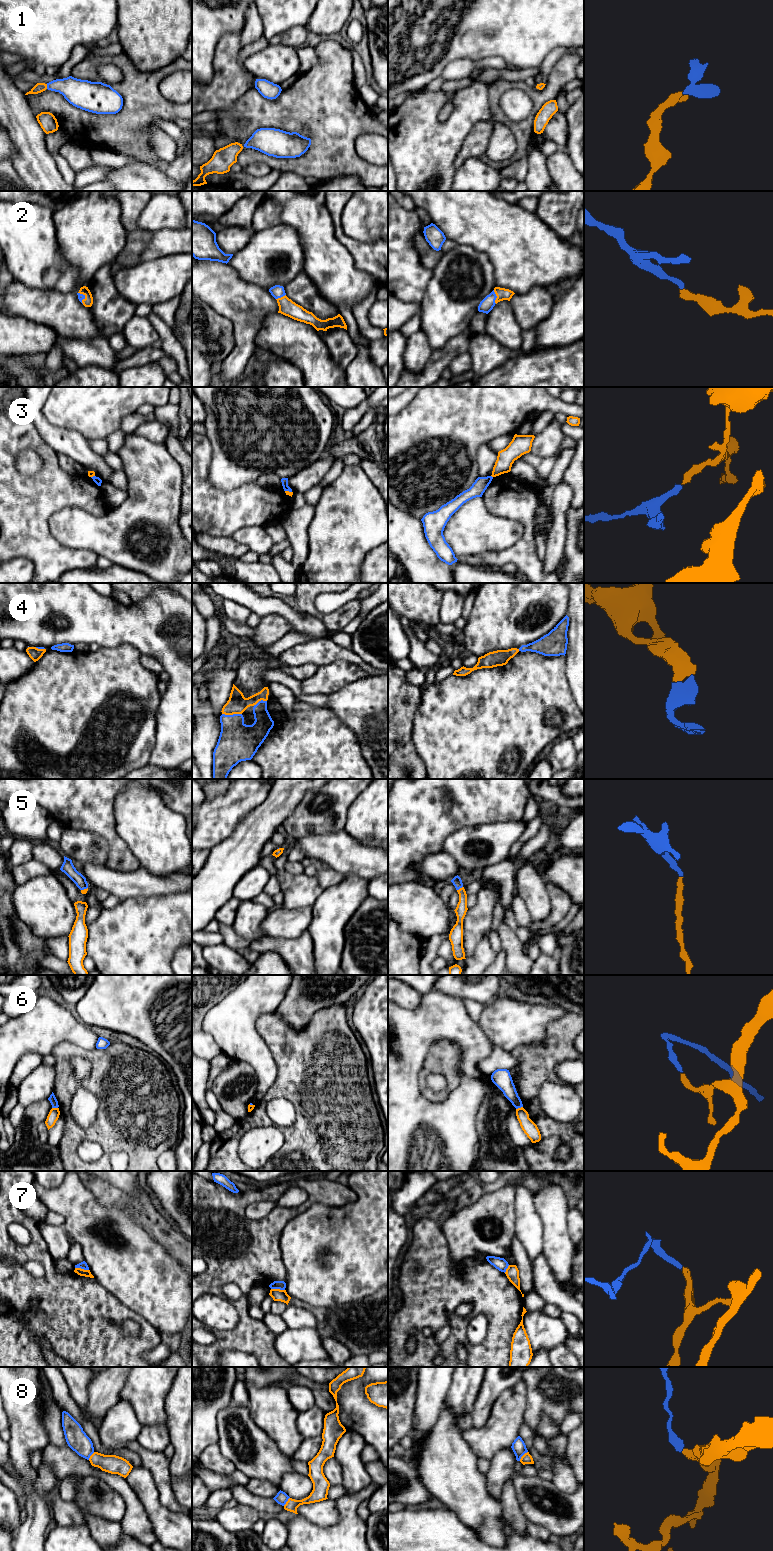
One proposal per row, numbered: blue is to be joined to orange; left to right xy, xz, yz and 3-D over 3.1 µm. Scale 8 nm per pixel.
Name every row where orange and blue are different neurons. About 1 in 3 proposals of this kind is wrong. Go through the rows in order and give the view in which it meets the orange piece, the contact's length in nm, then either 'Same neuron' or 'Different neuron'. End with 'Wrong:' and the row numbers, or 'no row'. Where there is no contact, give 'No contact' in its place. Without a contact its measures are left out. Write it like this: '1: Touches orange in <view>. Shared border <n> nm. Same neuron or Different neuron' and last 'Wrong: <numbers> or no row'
1: Touches orange in xy. Shared border 40 nm. Same neuron
2: Touches orange in yz. Shared border 110 nm. Same neuron
3: Touches orange in xz. Shared border 60 nm. Different neuron
4: Touches orange in xz. Shared border 160 nm. Same neuron
5: Touches orange in yz. Shared border 60 nm. Same neuron
6: Touches orange in yz. Shared border 60 nm. Different neuron
7: Touches orange in xy. Shared border 110 nm. Different neuron
8: Touches orange in yz. Shared border 100 nm. Different neuron
Wrong: 3, 6, 7, 8

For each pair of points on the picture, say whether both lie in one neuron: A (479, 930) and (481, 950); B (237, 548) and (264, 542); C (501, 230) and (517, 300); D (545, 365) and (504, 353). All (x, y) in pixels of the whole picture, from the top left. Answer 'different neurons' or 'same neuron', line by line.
A: different neurons
B: different neurons
C: different neurons
D: different neurons

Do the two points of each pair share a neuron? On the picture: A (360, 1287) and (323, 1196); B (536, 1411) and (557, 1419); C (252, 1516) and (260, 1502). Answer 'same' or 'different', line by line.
A: different
B: same
C: different

